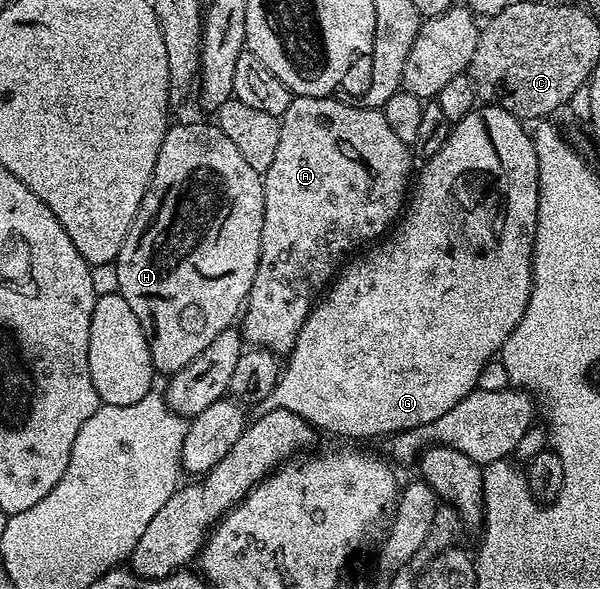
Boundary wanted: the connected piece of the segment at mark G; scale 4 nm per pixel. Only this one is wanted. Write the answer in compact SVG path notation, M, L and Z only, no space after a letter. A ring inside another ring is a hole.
M492 102L474 107L473 111L450 127L447 142L443 142L439 154L420 165L421 173L419 168L411 195L392 231L372 246L366 247L360 254L354 255L336 273L324 295L314 303L308 318L299 330L296 342L293 343L292 352L288 353L287 363L282 367L281 375L277 377L277 385L269 395L268 403L272 407L291 410L291 414L300 414L314 429L321 431L322 428L333 436L346 436L349 439L346 441L349 442L365 442L361 440L369 440L372 436L388 438L394 432L411 430L415 426L435 422L435 418L447 414L447 410L451 410L455 402L463 402L463 398L467 398L467 394L477 388L477 379L484 364L500 353L503 342L507 342L511 330L519 326L523 310L527 310L533 285L533 243L537 225L537 159L533 137L527 128L525 132L525 128L526 125L518 120L515 114Z

